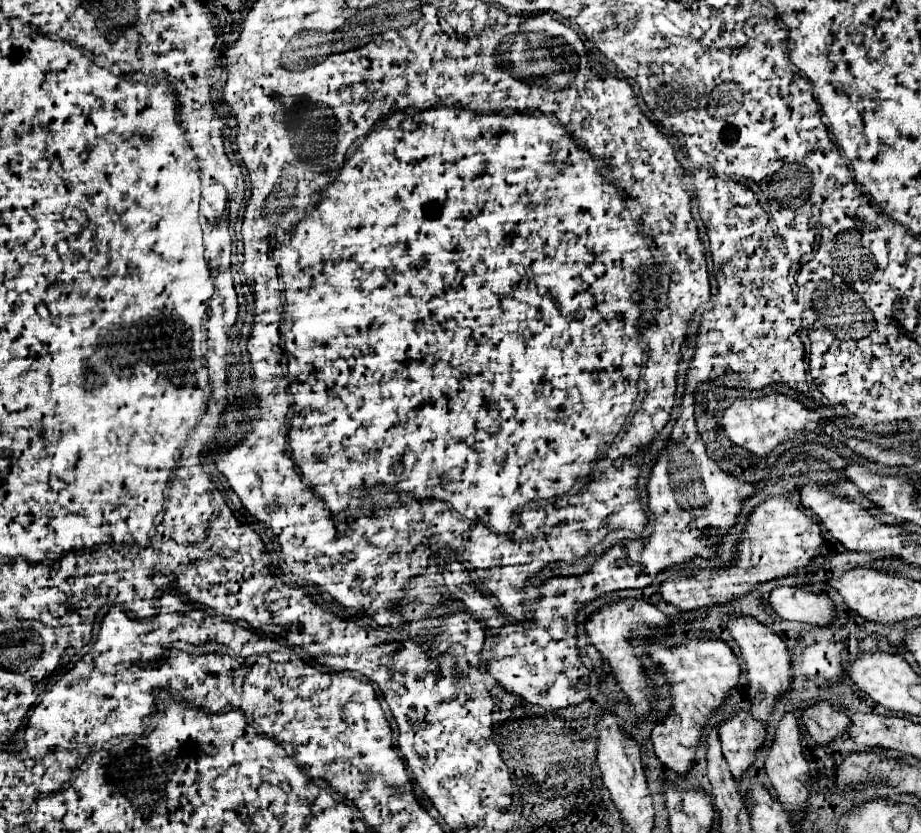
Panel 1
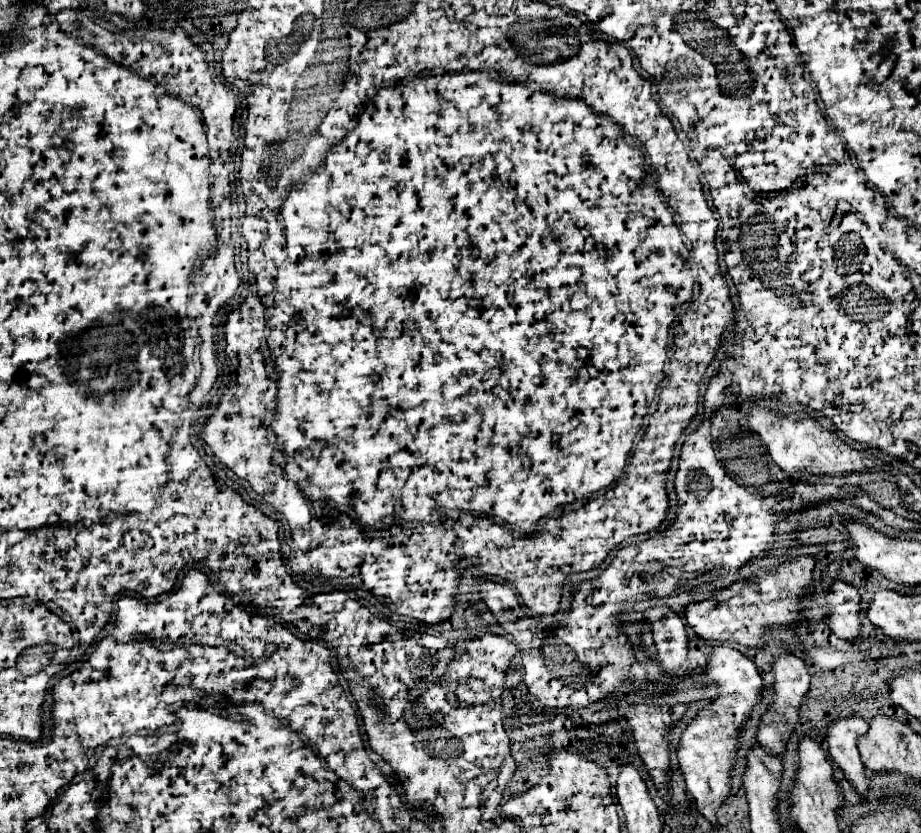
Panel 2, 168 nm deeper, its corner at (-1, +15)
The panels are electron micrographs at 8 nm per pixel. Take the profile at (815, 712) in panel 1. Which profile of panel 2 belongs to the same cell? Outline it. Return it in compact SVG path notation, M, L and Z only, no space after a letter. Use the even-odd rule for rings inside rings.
M842 718L828 728L828 752L832 760L838 764L838 768L844 772L846 780L856 788L860 794L860 800L868 800L870 780L864 772L864 764L860 760L860 752L856 746L856 740L868 732L870 724L862 718Z

